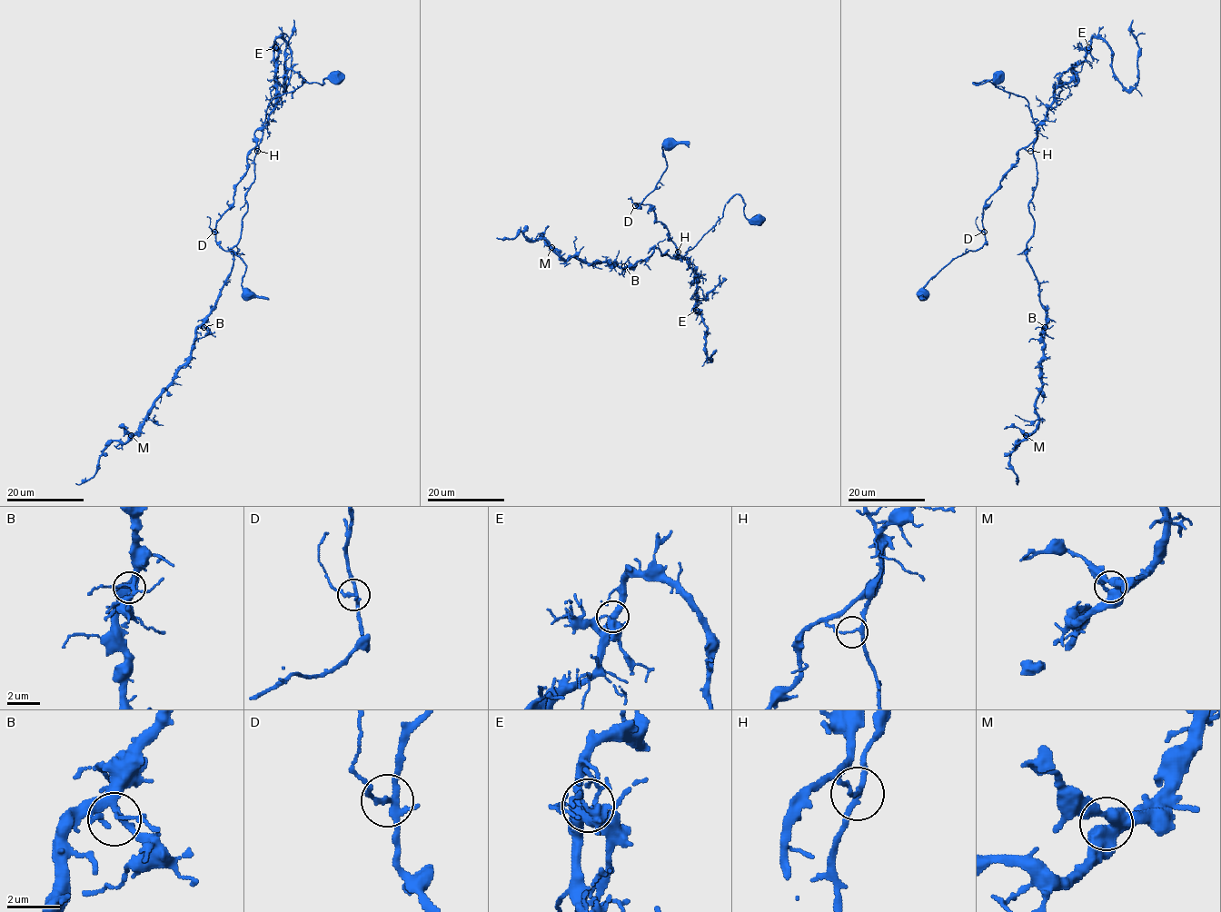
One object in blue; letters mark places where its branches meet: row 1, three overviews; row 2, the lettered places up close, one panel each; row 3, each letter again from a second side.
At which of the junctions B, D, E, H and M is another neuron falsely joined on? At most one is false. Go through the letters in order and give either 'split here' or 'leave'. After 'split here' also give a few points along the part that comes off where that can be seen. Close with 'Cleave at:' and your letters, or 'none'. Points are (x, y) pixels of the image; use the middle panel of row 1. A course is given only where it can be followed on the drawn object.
B: leave
D: leave
E: leave
H: split here; course (679, 252), (675, 258), (697, 274), (695, 312), (707, 327), (705, 353), (711, 361), (714, 353)
M: leave
Cleave at: H

